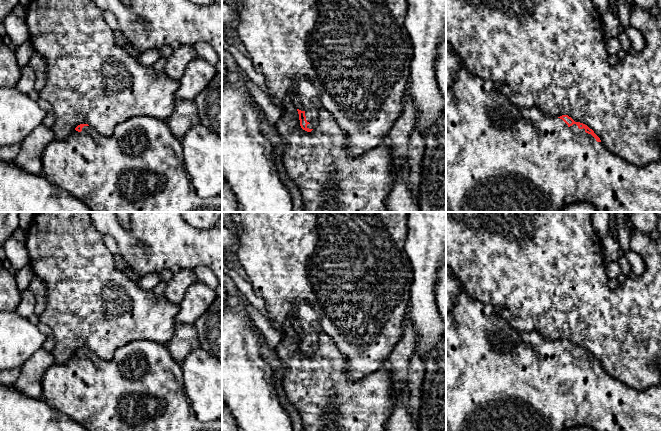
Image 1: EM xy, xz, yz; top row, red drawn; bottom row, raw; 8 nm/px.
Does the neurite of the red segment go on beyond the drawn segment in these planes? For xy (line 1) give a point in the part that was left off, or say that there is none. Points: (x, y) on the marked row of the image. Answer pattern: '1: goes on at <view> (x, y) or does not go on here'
1: goes on at xy (140, 167)

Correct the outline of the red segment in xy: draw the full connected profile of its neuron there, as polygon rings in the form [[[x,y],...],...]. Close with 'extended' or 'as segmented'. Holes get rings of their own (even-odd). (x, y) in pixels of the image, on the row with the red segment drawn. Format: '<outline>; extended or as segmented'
[[[137,116],[122,122],[115,127],[110,136],[99,134],[88,124],[78,125],[66,139],[55,139],[45,147],[42,155],[41,175],[55,186],[64,189],[75,198],[82,201],[92,212],[222,212],[222,197],[220,195],[201,198],[196,193],[185,167],[181,141],[171,133],[167,122],[148,116]]]; extended

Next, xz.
[[[233,0],[233,5],[239,15],[236,32],[255,70],[266,77],[266,85],[274,105],[283,109],[286,97],[289,96],[298,111],[300,126],[307,132],[311,132],[317,126],[320,109],[330,112],[346,132],[350,157],[363,155],[387,140],[390,129],[402,111],[406,86],[410,78],[413,46],[405,29],[407,0]]]; extended

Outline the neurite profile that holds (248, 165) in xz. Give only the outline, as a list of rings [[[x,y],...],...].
[[[228,71],[222,80],[222,178],[236,196],[240,212],[292,212],[293,202],[279,177],[272,145],[262,134],[260,112],[254,103],[245,78]]]

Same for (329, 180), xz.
[[[287,96],[282,115],[276,123],[284,144],[283,166],[287,177],[297,184],[301,192],[303,212],[389,212],[386,198],[395,180],[391,149],[387,140],[363,155],[350,157],[346,132],[330,112],[320,109],[318,115],[317,126],[311,132],[303,130],[298,111],[293,106],[290,96]]]

